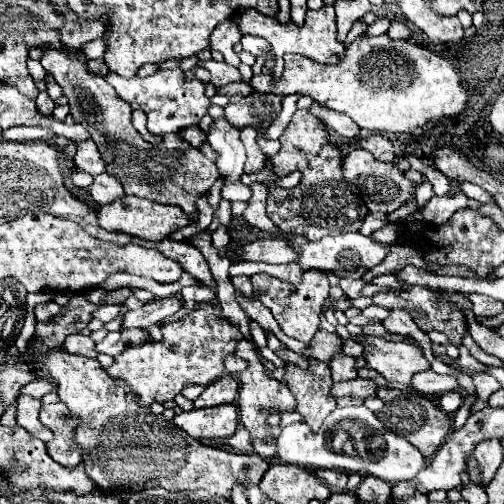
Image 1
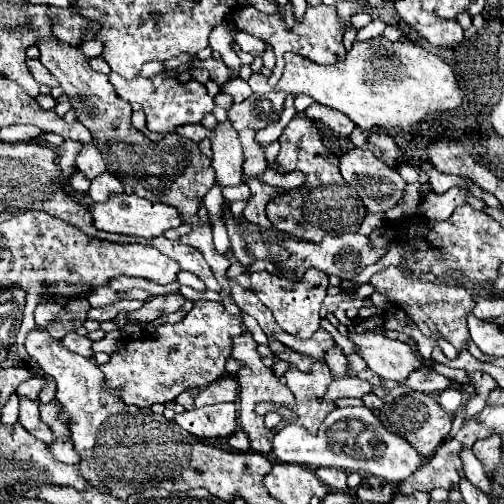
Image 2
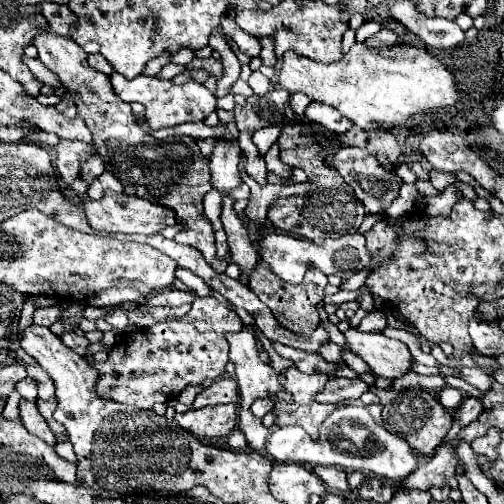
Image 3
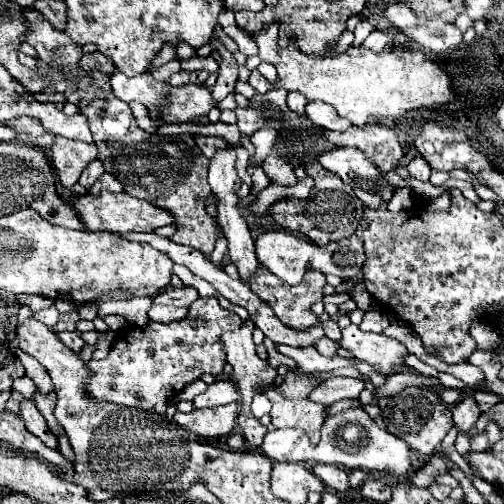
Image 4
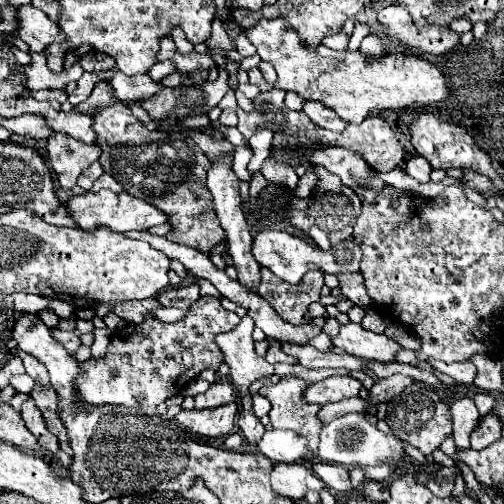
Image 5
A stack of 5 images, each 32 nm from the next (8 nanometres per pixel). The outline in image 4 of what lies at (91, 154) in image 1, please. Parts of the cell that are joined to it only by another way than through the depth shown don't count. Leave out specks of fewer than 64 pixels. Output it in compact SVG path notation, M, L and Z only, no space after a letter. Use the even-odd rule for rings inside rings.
M92 160L92 162L84 168L84 172L82 172L82 176L80 176L78 182L80 182L82 186L90 188L90 186L98 180L100 174L104 174L104 166L102 166L102 162L100 162L100 160Z

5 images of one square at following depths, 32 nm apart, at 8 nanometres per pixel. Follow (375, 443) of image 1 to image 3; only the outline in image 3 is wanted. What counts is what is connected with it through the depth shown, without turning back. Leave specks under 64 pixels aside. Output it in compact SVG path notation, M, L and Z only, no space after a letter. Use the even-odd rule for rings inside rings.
M344 406L334 410L320 428L318 440L312 440L300 426L284 426L276 428L268 438L266 454L276 462L296 462L310 466L340 466L346 472L362 472L374 474L388 480L402 482L418 468L418 456L396 434L390 434L386 428L376 424L366 406Z

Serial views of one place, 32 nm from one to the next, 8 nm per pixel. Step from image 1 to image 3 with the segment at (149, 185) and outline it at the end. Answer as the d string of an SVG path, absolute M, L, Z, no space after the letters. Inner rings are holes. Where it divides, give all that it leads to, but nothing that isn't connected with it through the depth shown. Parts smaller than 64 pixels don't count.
M48 28L40 32L32 44L38 48L38 58L42 64L52 74L56 74L64 90L72 94L78 116L88 124L92 132L94 148L104 158L106 170L124 184L124 192L172 208L178 216L178 222L186 226L186 230L176 236L176 242L200 250L206 262L212 264L218 274L224 274L228 262L216 256L214 228L202 212L202 198L212 190L212 182L208 172L208 158L202 156L198 144L188 136L172 136L166 142L158 142L140 126L136 126L130 104L122 102L112 92L112 84L106 74L96 72L88 66L88 56L76 42L56 36Z

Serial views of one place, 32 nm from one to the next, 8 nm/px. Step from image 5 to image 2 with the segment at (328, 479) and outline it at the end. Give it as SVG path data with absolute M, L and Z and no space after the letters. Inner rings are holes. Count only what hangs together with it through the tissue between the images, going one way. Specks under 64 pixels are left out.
M318 468L316 476L332 490L348 490L346 486L346 472L336 468Z

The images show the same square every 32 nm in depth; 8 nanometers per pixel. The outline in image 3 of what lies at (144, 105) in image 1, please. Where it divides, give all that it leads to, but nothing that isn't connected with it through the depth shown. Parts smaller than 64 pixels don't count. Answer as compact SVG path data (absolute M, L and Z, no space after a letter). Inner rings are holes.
M116 72L110 74L110 82L114 86L116 96L120 96L124 102L140 102L146 108L146 120L152 130L172 128L184 122L200 122L216 108L216 96L204 84L198 82L174 84L158 76L142 76L142 74L128 80Z

